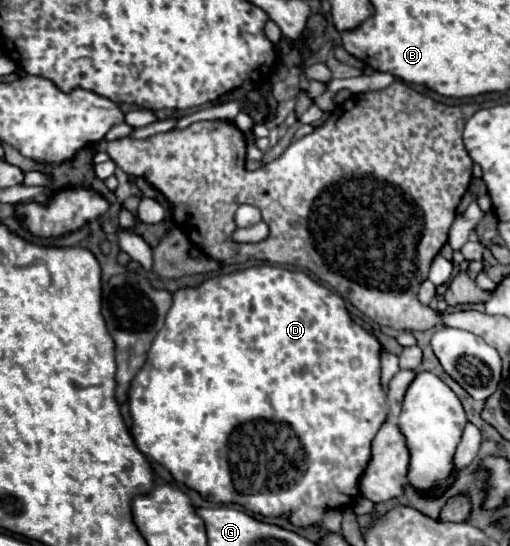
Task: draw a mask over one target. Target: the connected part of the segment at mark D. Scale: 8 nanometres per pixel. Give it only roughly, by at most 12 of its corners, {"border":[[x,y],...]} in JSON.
{"border":[[273,265],[179,289],[137,449],[293,525],[351,505],[381,343]]}

